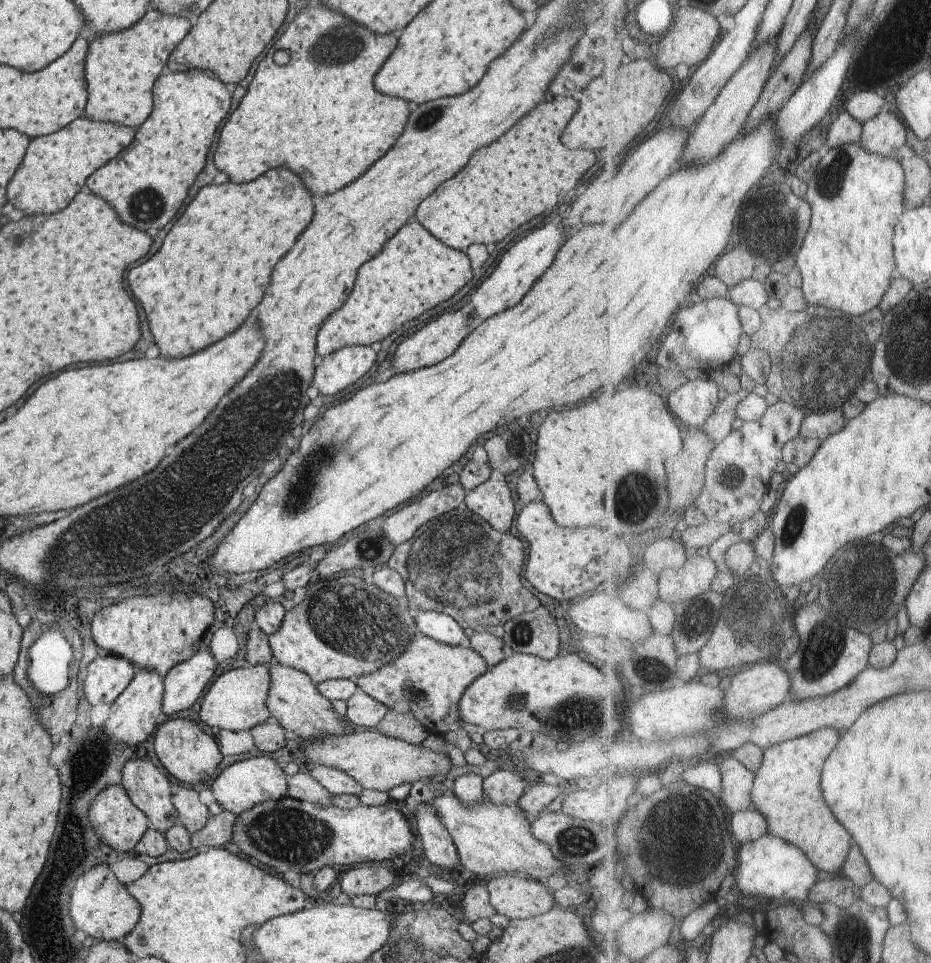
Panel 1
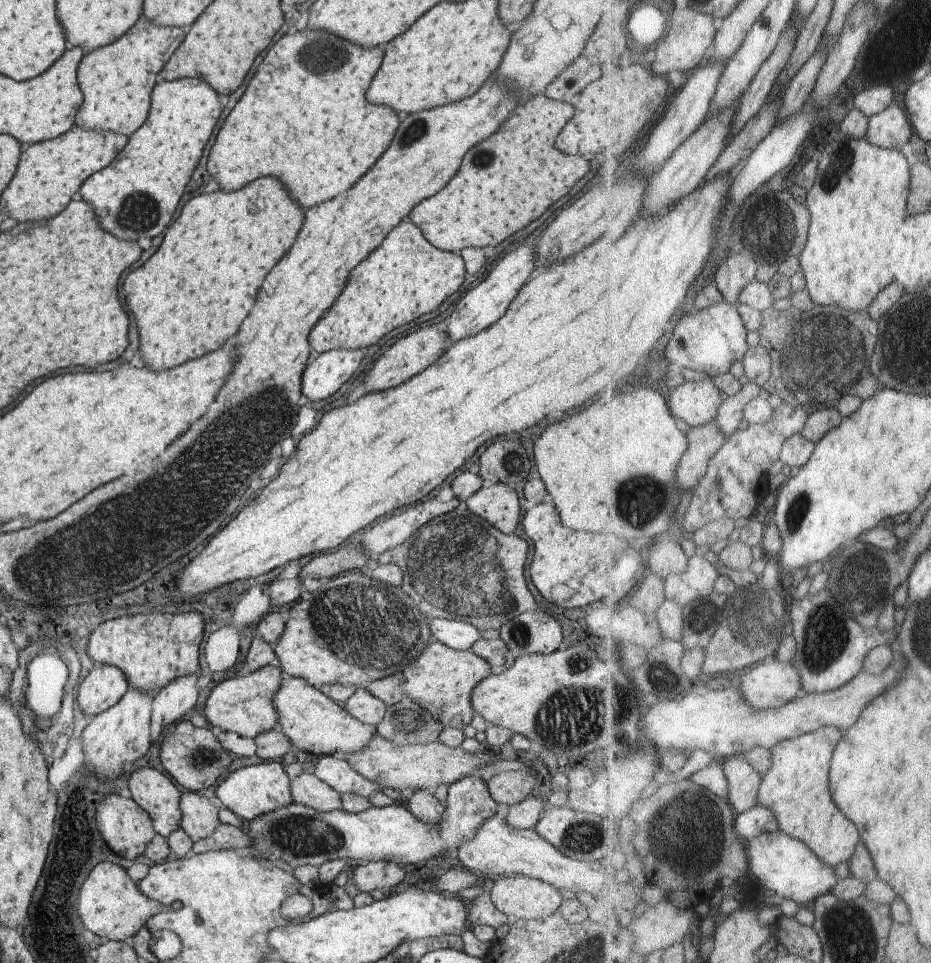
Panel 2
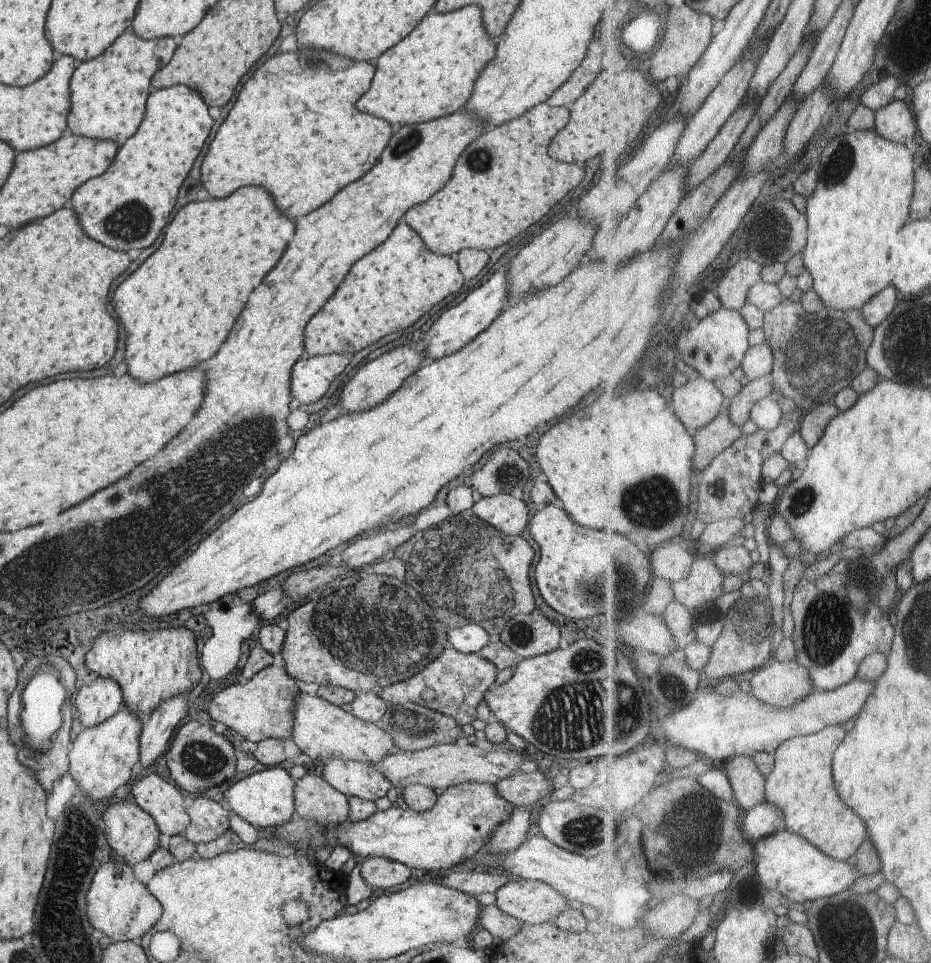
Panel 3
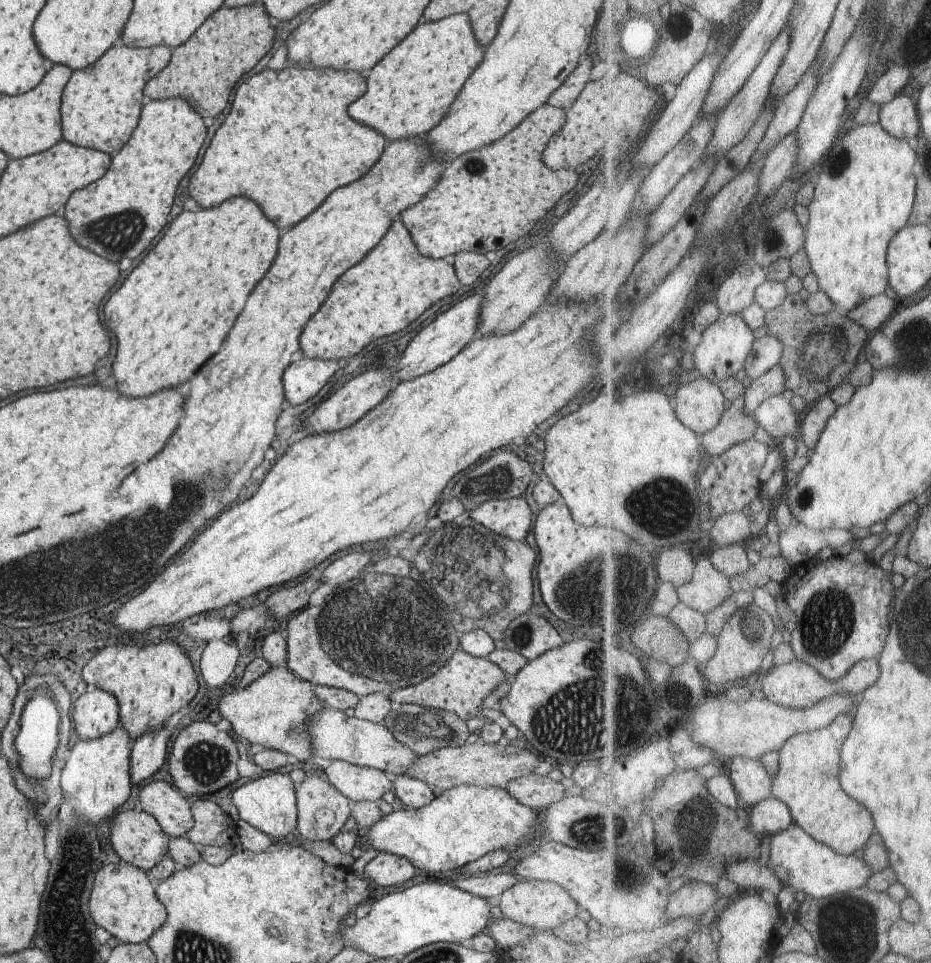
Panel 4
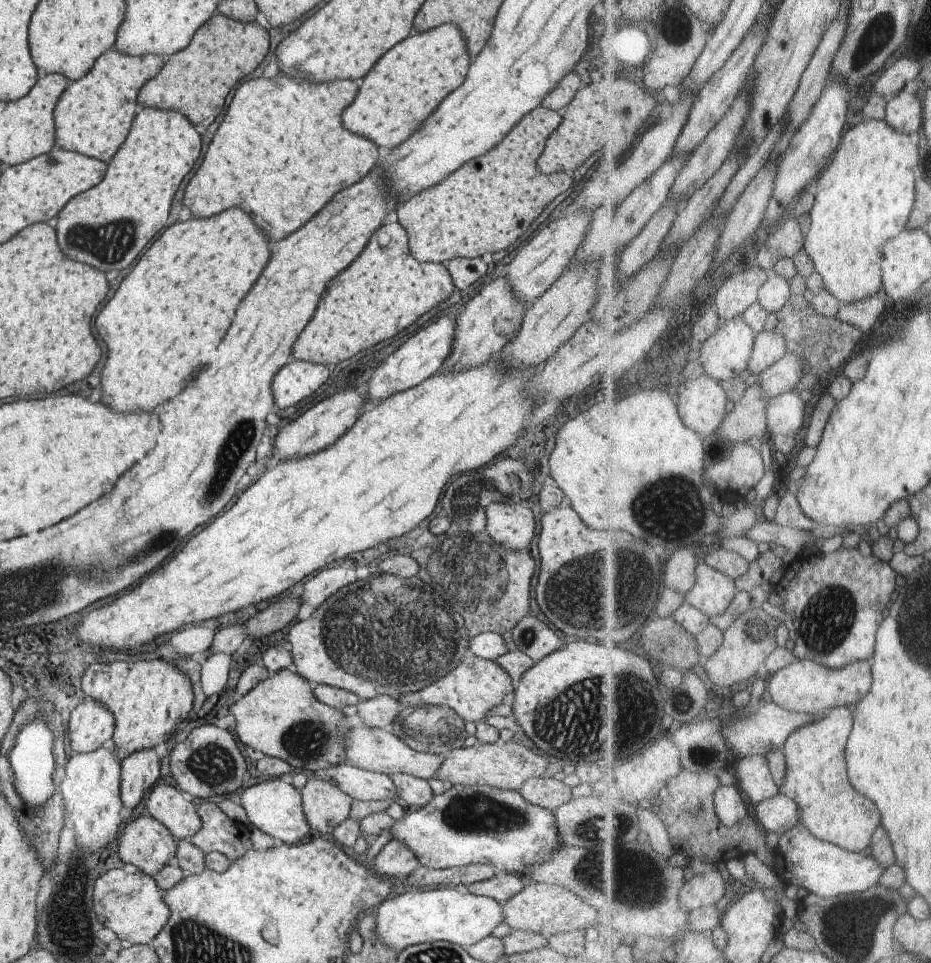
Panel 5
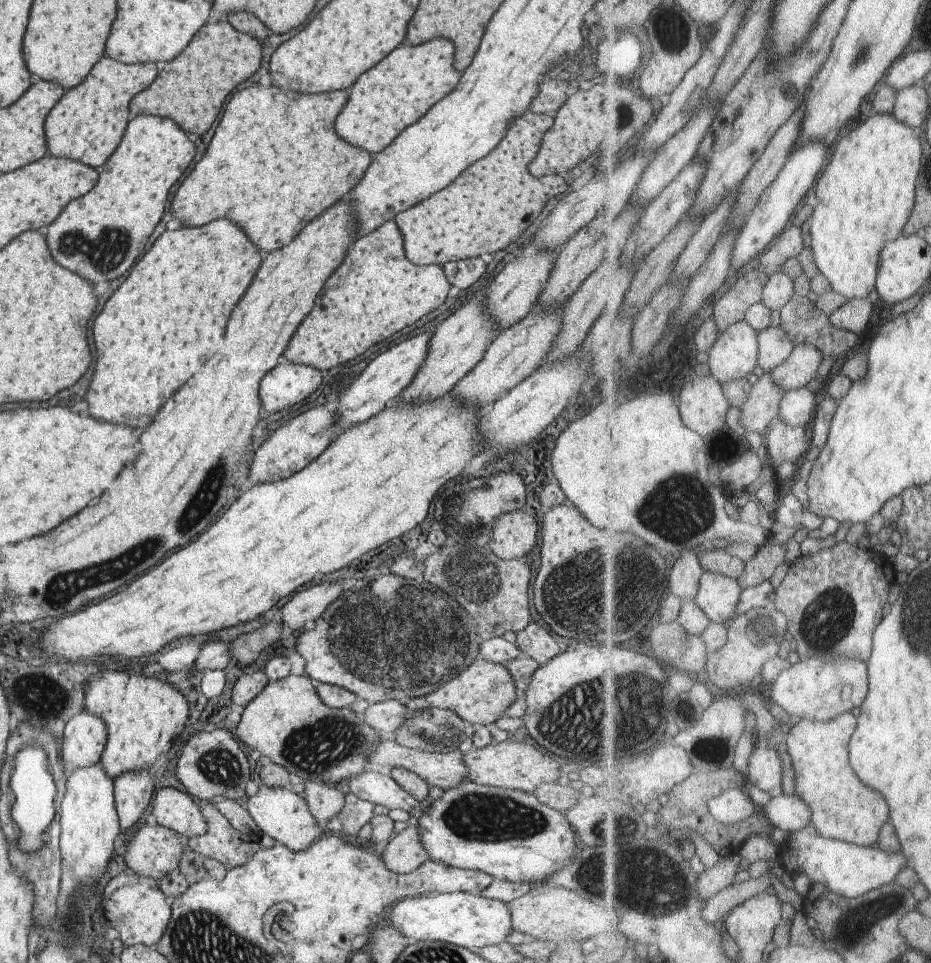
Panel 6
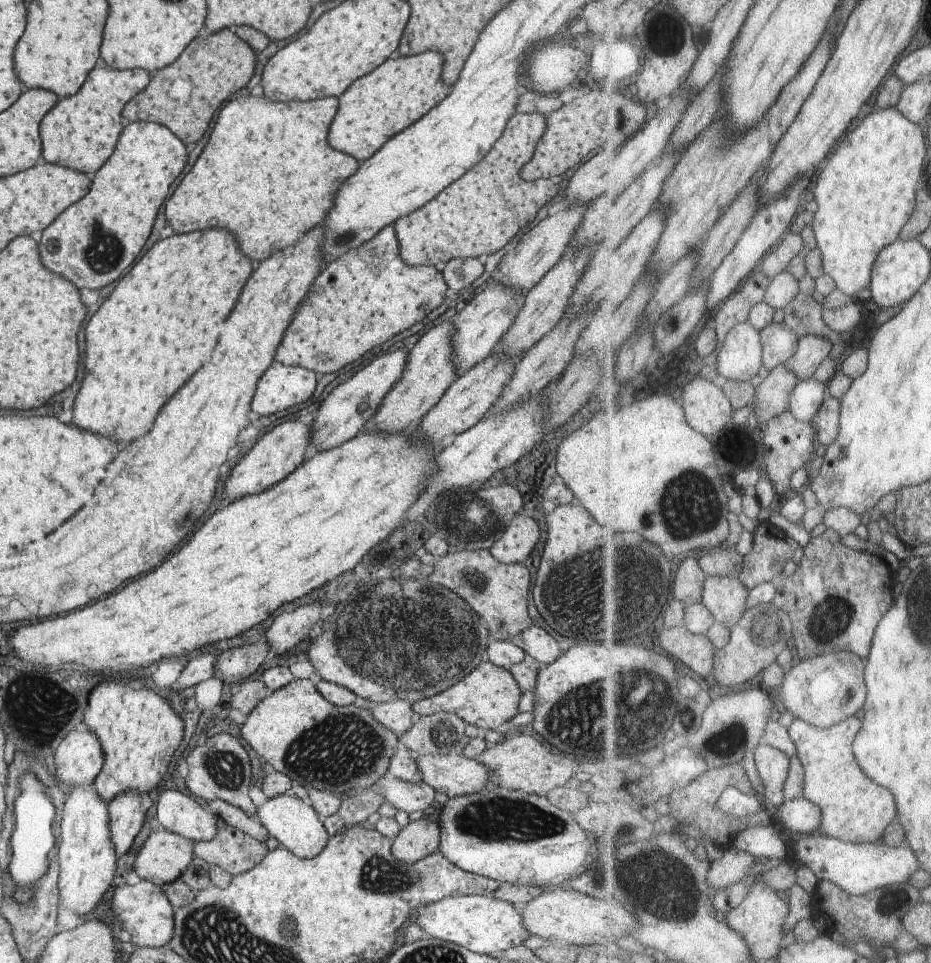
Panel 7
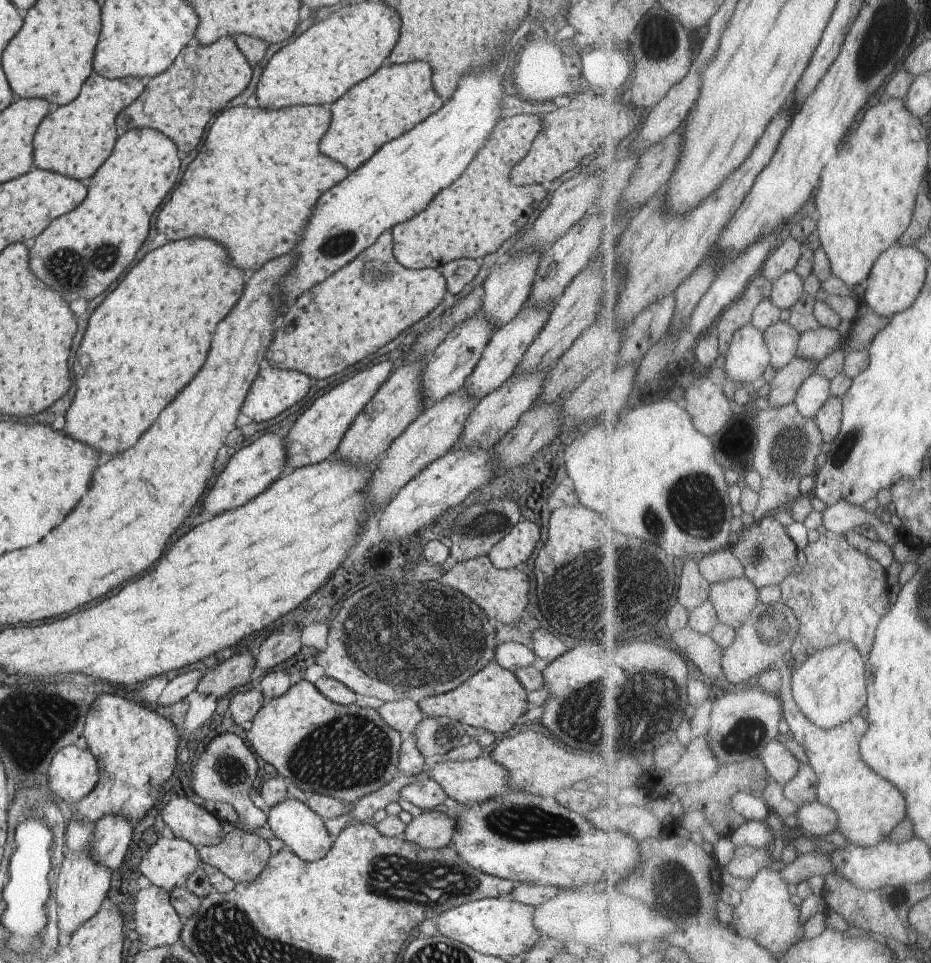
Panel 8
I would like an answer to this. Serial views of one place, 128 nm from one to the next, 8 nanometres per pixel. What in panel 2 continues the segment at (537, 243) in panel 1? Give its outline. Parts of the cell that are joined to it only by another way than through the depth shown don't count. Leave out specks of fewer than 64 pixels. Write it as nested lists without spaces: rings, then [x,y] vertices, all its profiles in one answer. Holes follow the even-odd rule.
[[[520,246],[513,252],[505,254],[504,258],[494,266],[494,269],[487,278],[484,278],[478,286],[474,286],[458,304],[450,317],[443,322],[443,327],[448,332],[450,338],[449,346],[453,343],[466,338],[466,336],[474,336],[488,328],[490,324],[495,324],[506,314],[510,304],[520,292],[520,289],[530,280],[535,272],[538,271],[535,264],[537,257],[533,248],[530,246]]]

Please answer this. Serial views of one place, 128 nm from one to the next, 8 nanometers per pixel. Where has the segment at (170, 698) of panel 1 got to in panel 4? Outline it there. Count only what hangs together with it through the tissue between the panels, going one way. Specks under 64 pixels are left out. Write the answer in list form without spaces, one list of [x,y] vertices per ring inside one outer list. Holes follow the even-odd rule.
[[[164,728],[138,737],[131,746],[131,784],[140,786],[162,768],[168,754],[170,734]]]

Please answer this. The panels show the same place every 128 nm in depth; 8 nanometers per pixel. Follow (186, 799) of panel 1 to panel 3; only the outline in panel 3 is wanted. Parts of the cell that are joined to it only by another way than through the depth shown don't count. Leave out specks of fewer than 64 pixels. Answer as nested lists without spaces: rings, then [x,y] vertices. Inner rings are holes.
[[[204,794],[191,797],[186,806],[190,824],[184,835],[195,845],[215,841],[230,829],[230,811]]]

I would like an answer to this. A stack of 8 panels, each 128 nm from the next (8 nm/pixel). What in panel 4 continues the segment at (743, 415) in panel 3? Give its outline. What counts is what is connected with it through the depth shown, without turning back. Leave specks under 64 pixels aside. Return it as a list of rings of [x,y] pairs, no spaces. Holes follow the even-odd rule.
[[[780,363],[767,375],[755,379],[747,392],[747,409],[755,415],[760,407],[776,395],[782,395],[789,389],[787,385],[787,370]]]

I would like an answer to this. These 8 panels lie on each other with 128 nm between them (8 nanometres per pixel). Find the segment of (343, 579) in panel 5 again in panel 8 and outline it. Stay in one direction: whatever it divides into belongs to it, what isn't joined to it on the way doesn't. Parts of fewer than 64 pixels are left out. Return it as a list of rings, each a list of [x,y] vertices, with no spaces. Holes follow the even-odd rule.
[[[300,627],[288,628],[286,632],[274,632],[268,640],[262,644],[258,658],[255,658],[256,666],[260,670],[270,670],[272,666],[292,658],[296,654],[301,644],[302,629]]]

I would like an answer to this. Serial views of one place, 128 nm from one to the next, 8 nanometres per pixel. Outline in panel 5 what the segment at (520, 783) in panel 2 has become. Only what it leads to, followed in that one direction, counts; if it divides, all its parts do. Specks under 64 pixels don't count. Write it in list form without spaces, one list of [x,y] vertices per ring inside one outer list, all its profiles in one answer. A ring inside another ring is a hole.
[[[544,776],[525,780],[518,791],[528,802],[555,811],[566,803],[575,792],[563,782]]]

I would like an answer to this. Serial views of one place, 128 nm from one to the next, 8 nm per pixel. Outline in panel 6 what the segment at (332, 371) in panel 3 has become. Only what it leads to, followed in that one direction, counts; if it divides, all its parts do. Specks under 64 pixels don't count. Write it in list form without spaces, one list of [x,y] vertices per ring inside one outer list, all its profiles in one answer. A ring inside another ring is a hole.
[[[290,362],[278,364],[260,384],[262,413],[267,415],[287,410],[306,400],[320,388],[324,374],[312,366]]]

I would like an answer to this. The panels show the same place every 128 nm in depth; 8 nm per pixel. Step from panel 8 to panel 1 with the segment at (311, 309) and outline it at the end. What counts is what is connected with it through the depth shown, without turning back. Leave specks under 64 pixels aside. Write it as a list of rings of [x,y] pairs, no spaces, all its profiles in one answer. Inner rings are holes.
[[[415,219],[409,221],[384,244],[382,252],[374,256],[372,260],[368,260],[358,270],[354,288],[350,292],[348,300],[321,324],[317,334],[316,352],[320,356],[326,356],[344,347],[370,346],[374,342],[379,344],[381,340],[390,336],[400,326],[404,326],[406,322],[436,308],[438,304],[450,300],[456,292],[468,284],[472,278],[472,270],[472,264],[466,252],[442,244]]]

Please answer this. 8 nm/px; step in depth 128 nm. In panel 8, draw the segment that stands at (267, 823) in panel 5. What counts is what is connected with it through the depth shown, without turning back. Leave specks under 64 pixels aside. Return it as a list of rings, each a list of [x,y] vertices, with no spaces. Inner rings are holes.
[[[289,796],[270,809],[267,823],[274,831],[275,837],[284,842],[285,848],[305,861],[320,860],[327,855],[327,852],[330,852],[334,844],[334,838],[328,832],[324,818],[293,796]]]

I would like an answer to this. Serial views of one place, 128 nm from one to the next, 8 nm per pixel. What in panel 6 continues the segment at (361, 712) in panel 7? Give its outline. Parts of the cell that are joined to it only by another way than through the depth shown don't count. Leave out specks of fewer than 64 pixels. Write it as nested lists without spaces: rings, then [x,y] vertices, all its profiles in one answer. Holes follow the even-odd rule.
[[[290,674],[286,678],[269,683],[254,700],[240,709],[242,720],[237,726],[238,738],[254,750],[255,755],[263,755],[271,762],[282,766],[288,773],[296,774],[299,781],[330,782],[341,787],[348,778],[362,774],[371,766],[368,762],[374,746],[383,738],[363,720],[363,715],[355,714],[350,707],[334,709],[322,702],[308,676]]]

